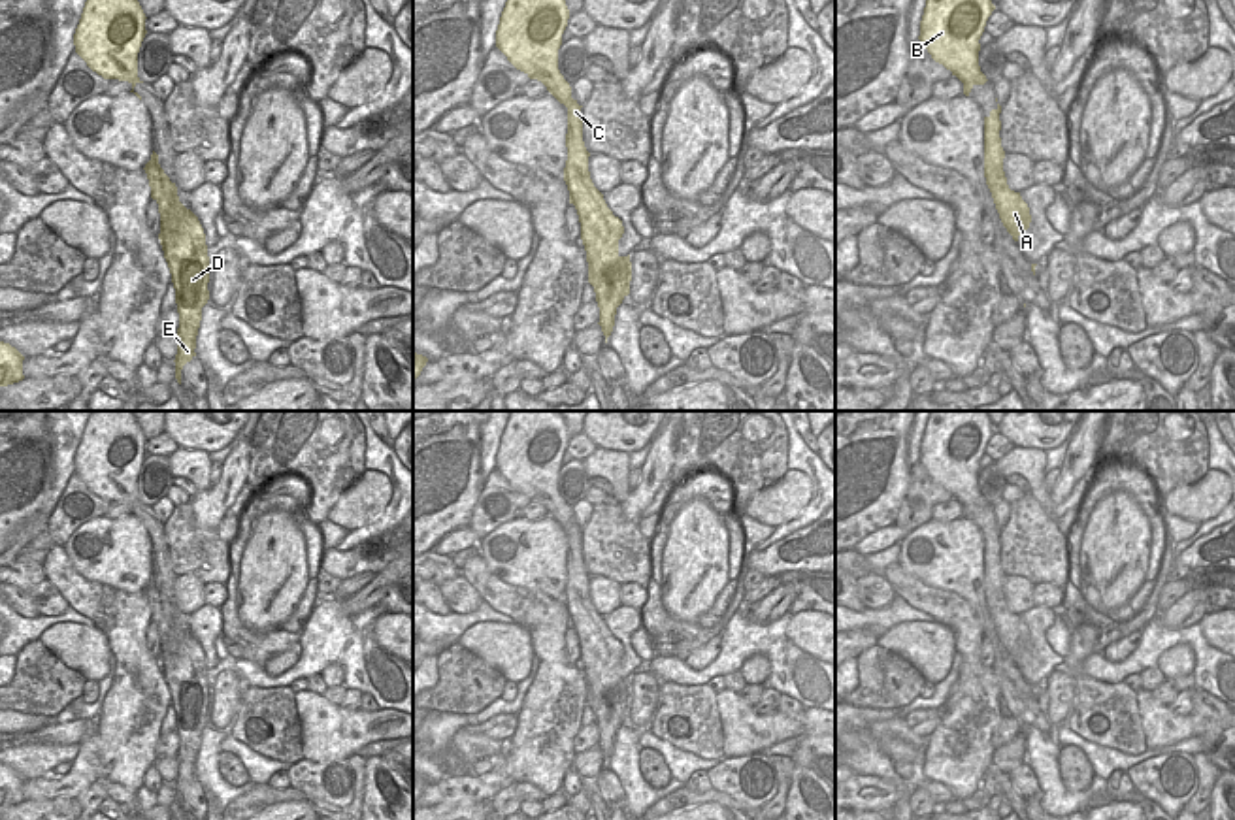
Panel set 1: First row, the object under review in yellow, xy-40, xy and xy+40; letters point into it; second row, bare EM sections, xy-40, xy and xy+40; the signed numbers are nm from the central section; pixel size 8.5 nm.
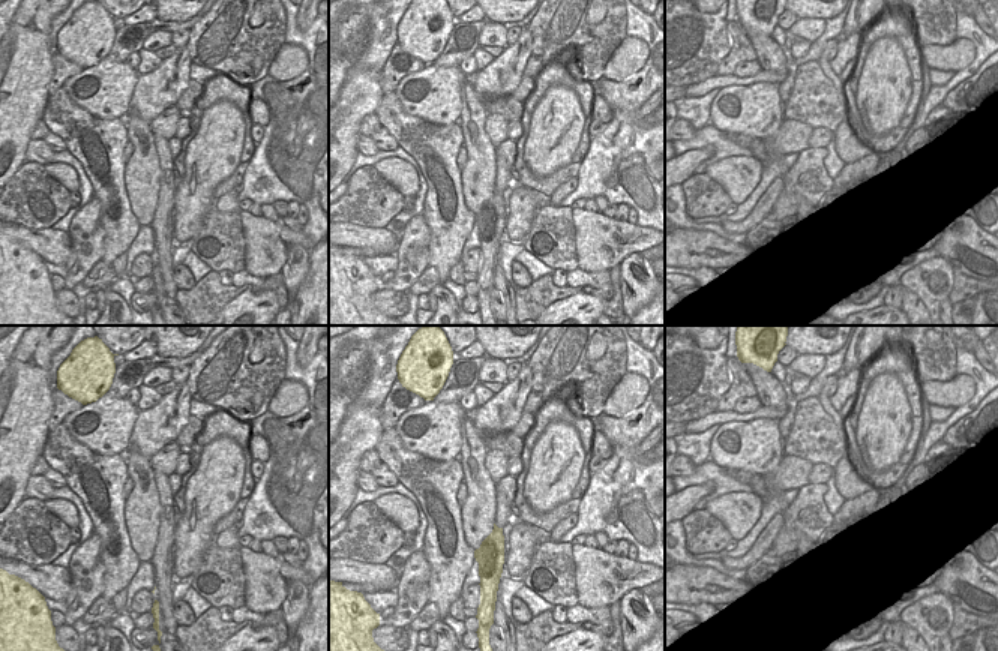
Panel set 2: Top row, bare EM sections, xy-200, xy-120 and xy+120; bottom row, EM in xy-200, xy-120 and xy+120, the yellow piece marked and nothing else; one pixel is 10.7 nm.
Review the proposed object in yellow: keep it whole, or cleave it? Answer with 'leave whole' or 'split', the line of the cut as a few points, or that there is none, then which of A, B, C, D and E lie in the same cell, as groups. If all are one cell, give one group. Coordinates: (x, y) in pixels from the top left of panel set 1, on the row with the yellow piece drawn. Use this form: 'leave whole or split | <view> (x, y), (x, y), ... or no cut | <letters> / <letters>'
split | xy (572, 98), (566, 106) | A C D E / B

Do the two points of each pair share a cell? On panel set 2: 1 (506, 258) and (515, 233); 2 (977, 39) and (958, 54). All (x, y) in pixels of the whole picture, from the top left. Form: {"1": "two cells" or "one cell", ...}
{"1": "two cells", "2": "two cells"}

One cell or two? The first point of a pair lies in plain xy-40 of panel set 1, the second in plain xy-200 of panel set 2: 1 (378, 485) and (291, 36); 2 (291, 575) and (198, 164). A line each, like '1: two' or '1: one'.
1: two
2: one

